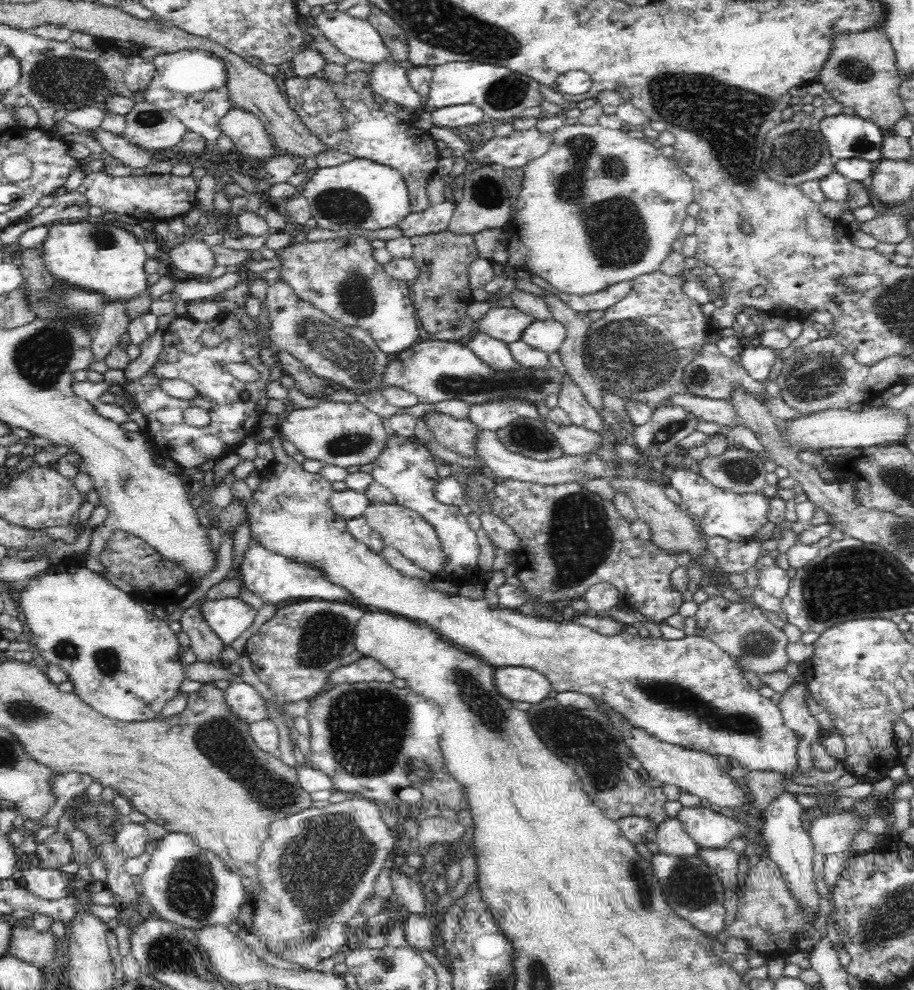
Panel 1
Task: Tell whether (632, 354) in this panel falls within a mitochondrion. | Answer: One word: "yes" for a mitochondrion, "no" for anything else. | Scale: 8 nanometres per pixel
yes

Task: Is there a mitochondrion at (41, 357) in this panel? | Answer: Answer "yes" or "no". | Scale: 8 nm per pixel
yes

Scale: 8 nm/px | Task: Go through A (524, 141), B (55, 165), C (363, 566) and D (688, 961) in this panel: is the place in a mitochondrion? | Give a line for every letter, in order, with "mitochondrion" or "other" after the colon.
A: other
B: other
C: other
D: other

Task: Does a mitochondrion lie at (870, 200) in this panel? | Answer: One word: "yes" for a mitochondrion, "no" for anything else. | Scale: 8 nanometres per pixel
no

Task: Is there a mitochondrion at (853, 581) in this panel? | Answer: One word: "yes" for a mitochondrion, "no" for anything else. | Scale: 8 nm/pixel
yes

